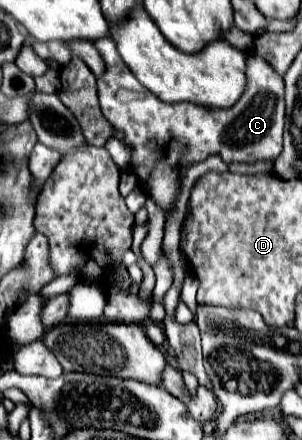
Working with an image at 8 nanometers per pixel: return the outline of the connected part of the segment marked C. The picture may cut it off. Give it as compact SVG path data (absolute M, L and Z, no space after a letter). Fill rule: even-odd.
M105 36L93 42L101 58L105 58L105 74L97 78L99 102L103 116L125 132L125 144L131 148L131 166L137 174L143 190L167 212L179 192L181 168L207 158L209 154L221 154L225 162L255 162L261 158L277 158L283 146L285 126L285 82L265 60L247 52L247 82L245 94L229 110L205 110L205 106L193 106L191 102L157 102L133 72L119 58L115 42Z

